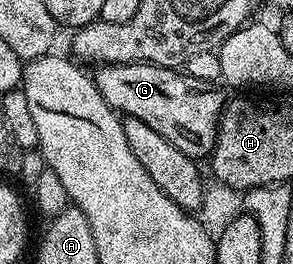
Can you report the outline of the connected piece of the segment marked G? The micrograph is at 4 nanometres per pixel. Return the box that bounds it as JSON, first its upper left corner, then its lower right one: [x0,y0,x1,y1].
[94,65,226,159]

